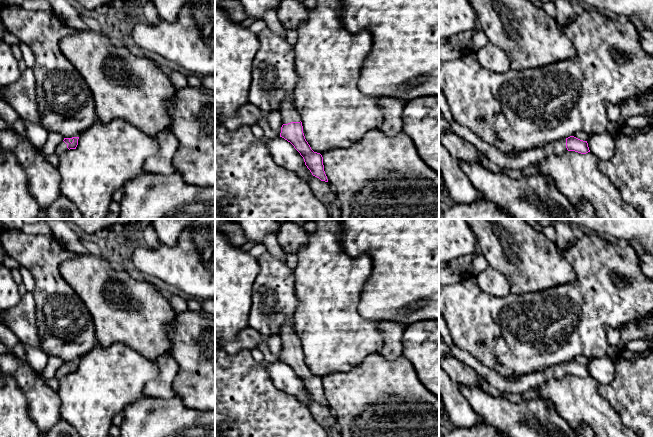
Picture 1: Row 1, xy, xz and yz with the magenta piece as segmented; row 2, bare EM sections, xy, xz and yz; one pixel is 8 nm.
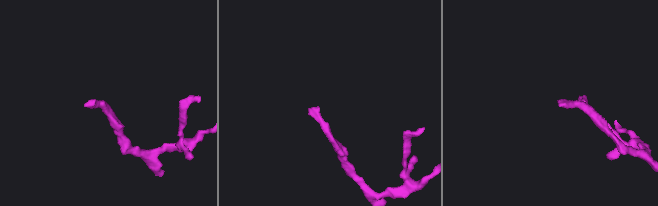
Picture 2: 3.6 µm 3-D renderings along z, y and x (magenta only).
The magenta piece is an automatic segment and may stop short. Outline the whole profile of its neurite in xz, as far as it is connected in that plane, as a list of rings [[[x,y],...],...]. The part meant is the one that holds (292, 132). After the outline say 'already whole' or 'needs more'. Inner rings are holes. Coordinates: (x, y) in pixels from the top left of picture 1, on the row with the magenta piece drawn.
[[[285,100],[281,104],[279,112],[283,122],[280,137],[290,142],[300,153],[313,176],[328,182],[324,171],[323,157],[320,153],[314,152],[306,141],[302,122],[297,117],[293,102]]]; needs more

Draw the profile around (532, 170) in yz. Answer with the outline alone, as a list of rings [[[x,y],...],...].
[[[529,165],[525,167],[519,175],[523,175],[526,177],[534,177],[534,176],[540,176],[540,170],[537,165]]]

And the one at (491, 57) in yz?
[[[490,41],[475,54],[479,64],[486,70],[502,74],[512,72],[511,62],[506,52]]]

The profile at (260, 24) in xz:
[[[257,19],[250,27],[250,31],[259,34],[263,29],[267,27],[267,23],[264,19]]]

